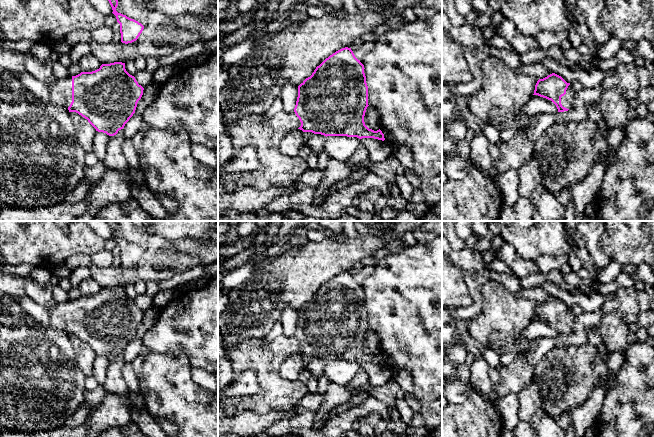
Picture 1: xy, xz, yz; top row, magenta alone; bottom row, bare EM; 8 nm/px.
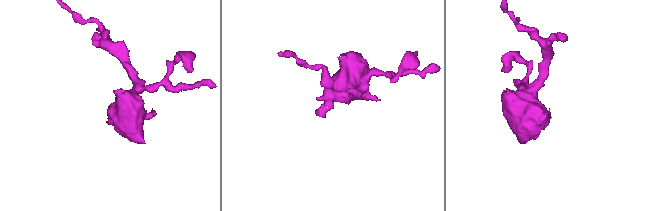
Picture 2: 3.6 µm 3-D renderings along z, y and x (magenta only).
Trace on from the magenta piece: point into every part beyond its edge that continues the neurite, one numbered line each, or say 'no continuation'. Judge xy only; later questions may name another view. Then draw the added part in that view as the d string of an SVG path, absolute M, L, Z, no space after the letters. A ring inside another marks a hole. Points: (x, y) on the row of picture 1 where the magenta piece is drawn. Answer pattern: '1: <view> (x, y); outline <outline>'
no continuation

